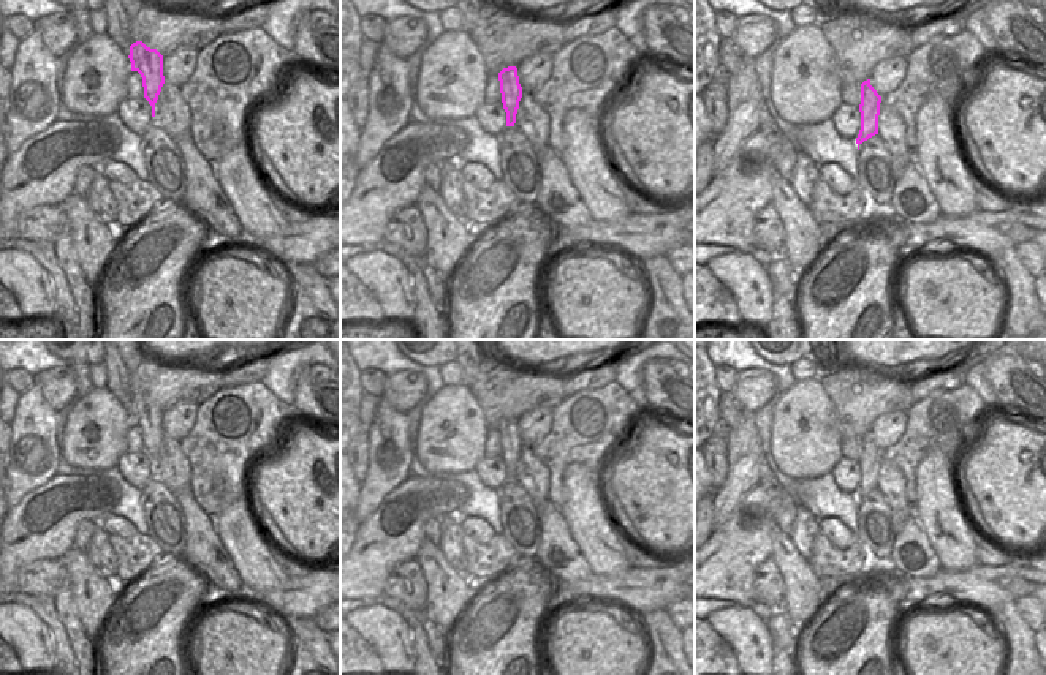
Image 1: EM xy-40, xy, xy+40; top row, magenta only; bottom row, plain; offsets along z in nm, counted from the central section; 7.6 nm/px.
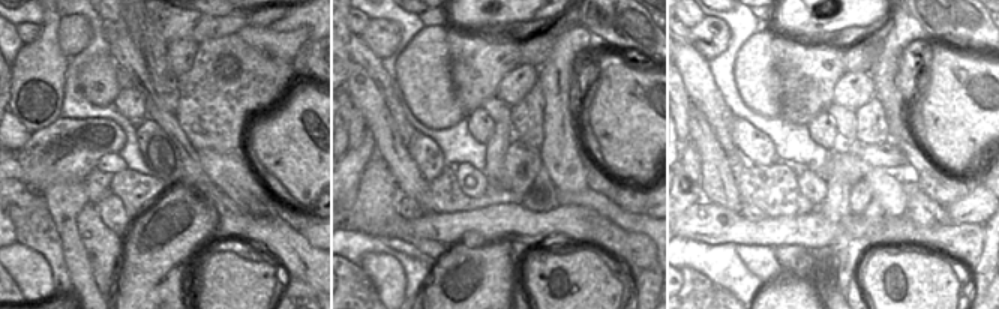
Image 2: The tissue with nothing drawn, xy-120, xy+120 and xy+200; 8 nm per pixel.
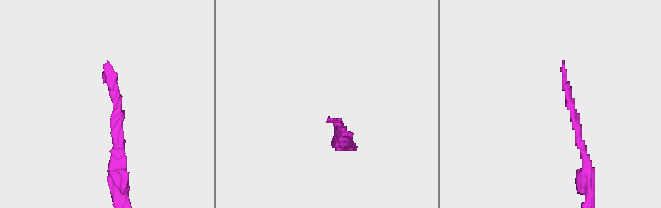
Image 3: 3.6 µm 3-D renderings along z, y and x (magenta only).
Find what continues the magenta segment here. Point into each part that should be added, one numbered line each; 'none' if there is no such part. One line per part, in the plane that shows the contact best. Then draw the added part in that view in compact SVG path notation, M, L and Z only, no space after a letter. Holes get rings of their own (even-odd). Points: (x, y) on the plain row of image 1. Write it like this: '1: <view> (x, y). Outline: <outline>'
none.

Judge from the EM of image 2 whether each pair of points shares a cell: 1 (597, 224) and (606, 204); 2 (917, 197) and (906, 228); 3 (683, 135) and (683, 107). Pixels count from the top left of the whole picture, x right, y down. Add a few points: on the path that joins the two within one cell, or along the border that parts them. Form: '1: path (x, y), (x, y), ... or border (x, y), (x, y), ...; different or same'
1: border (597, 212), (627, 233); different
2: border (905, 213), (924, 225), (944, 225); different
3: path (683, 128), (683, 114); same

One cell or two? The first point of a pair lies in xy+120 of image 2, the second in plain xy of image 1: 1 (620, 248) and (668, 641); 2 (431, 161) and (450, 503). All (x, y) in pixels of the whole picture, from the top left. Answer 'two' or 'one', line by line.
1: one
2: two

